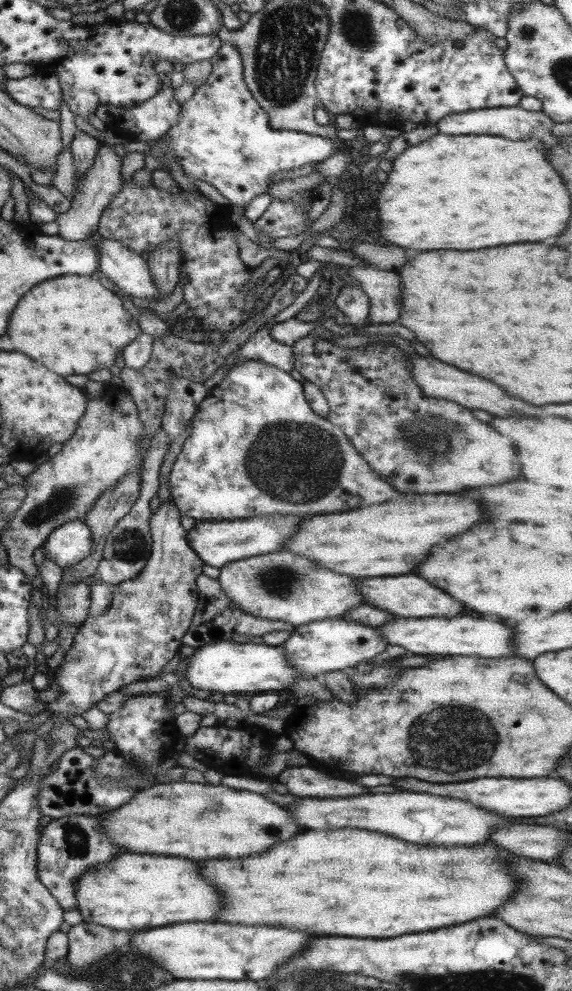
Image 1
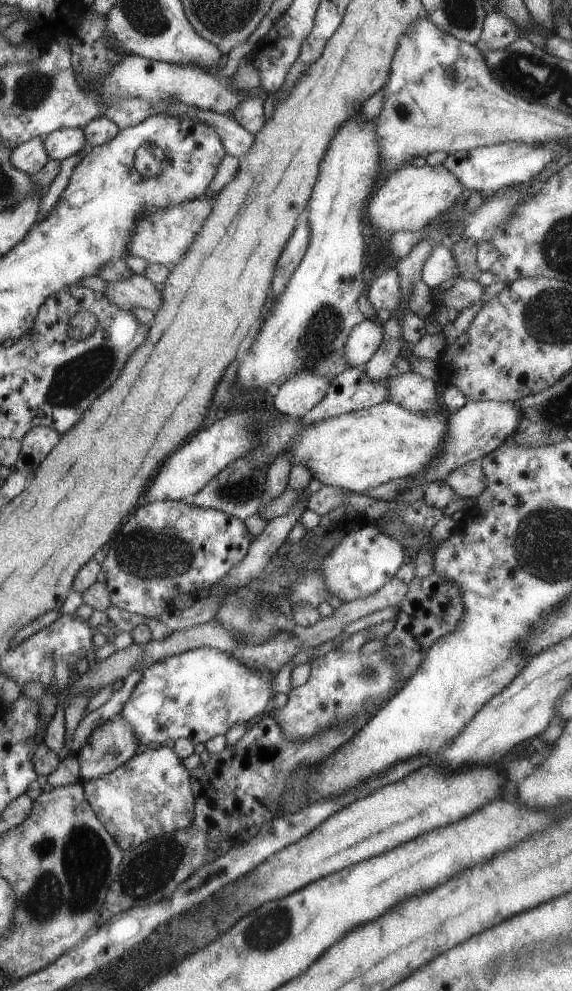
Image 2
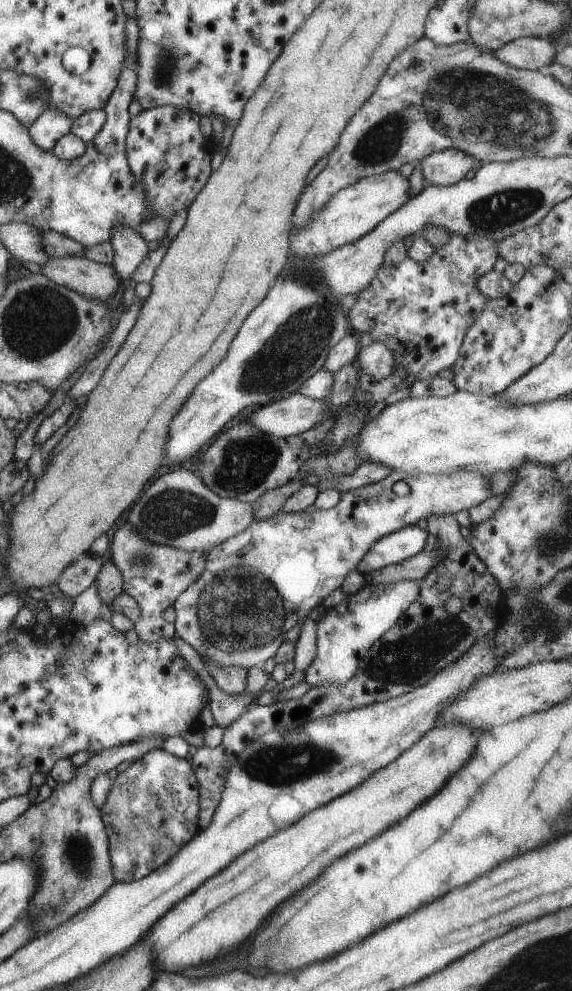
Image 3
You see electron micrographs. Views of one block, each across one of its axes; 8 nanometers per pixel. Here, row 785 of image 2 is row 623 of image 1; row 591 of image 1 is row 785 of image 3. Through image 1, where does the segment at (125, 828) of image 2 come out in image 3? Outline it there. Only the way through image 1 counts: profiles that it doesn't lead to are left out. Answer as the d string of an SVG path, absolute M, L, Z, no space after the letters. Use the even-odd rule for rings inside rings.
M155 748L134 759L127 769L119 772L101 808L114 880L137 880L162 865L161 862L167 862L183 844L187 844L198 831L198 802L198 784L193 767L186 757L176 757L161 748Z

